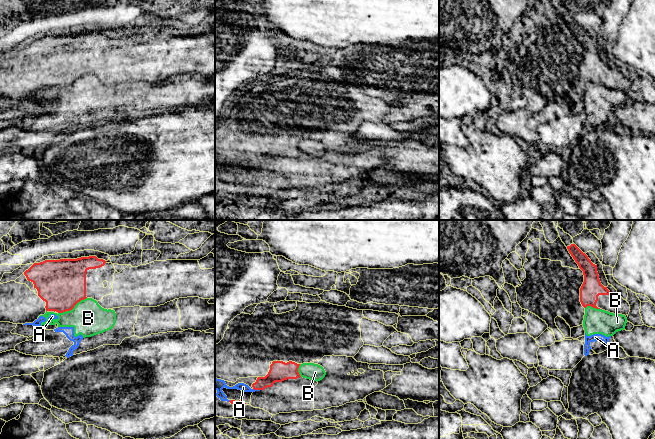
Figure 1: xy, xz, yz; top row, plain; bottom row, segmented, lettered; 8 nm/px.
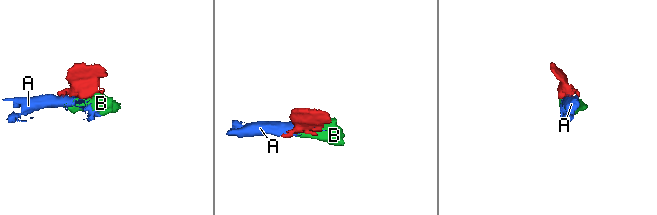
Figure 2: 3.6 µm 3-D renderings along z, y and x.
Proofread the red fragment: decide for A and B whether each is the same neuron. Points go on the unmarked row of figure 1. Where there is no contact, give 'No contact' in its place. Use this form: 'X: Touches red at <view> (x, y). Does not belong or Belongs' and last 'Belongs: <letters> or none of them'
A: Touches red at xz (256, 165). Does not belong
B: Touches red at xy (72, 84). Does not belong
Belongs: none of them

